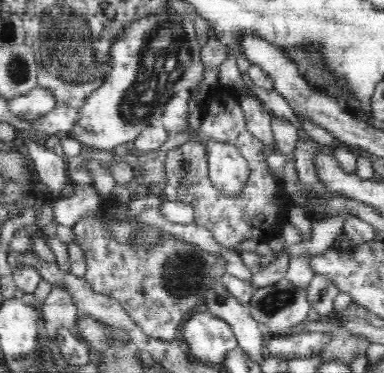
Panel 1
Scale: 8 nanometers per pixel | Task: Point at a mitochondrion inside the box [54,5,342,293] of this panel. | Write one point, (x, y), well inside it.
(165, 50)

